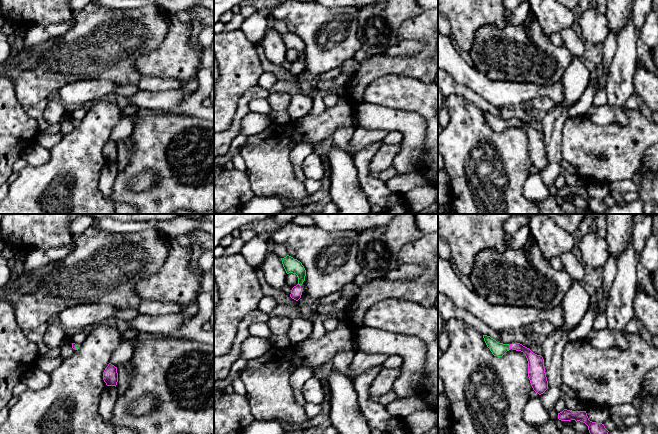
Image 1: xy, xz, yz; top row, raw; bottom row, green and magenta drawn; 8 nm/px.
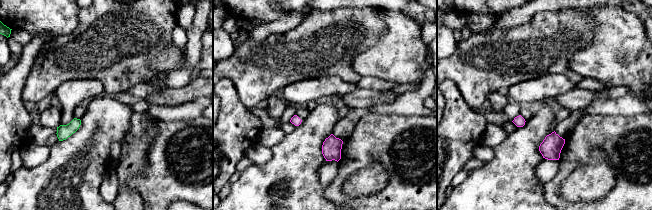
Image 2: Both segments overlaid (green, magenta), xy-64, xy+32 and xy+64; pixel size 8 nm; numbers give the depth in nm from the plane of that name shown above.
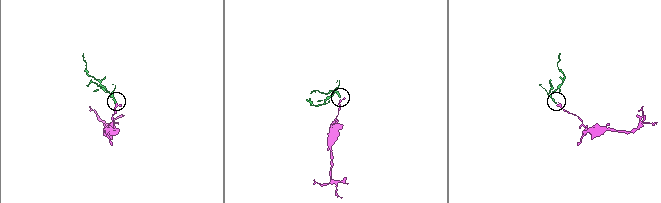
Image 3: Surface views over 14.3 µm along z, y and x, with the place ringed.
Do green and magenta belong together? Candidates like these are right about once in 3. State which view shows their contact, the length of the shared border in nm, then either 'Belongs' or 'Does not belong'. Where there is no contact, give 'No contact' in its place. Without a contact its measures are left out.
Touches green in yz. Shared border 30 nm. Belongs

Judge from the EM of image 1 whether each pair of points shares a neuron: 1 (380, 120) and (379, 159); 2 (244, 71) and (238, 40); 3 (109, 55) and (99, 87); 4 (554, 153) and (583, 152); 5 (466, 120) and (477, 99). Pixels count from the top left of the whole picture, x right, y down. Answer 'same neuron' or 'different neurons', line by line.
1: different neurons
2: same neuron
3: different neurons
4: different neurons
5: different neurons

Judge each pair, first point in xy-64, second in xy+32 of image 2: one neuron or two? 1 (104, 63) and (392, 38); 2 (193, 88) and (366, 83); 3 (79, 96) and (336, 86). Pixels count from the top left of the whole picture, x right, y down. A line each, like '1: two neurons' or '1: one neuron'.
1: two neurons
2: two neurons
3: one neuron

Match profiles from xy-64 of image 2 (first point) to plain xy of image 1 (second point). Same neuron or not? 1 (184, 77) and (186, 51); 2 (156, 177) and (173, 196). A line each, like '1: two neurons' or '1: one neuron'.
1: two neurons
2: one neuron

